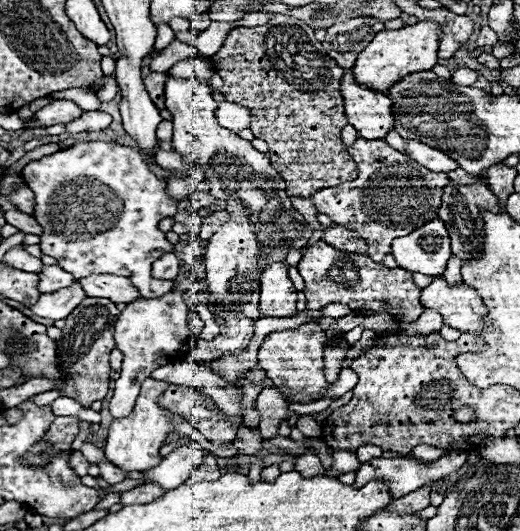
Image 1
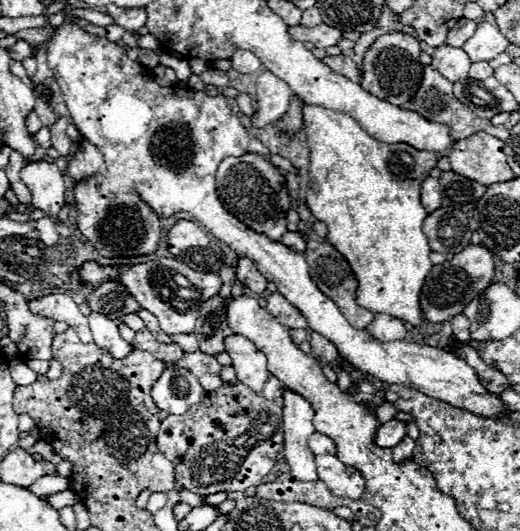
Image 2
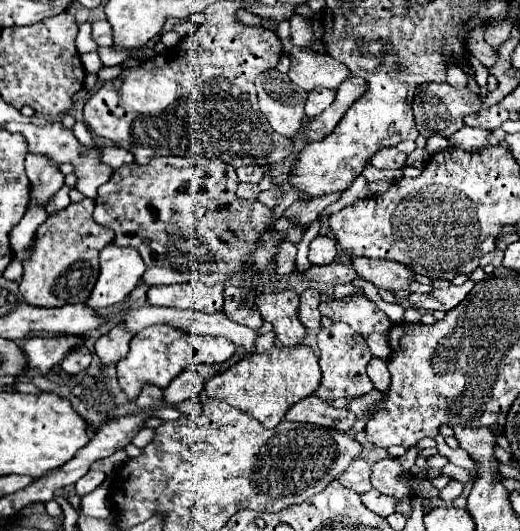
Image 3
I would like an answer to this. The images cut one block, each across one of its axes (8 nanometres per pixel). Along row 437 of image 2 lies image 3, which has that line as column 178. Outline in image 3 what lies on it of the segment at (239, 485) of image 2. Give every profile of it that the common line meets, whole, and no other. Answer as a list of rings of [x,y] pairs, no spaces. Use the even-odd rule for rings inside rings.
[[[160,156],[160,158],[154,158],[150,160],[148,164],[128,164],[128,166],[122,166],[118,170],[114,170],[112,178],[102,184],[98,188],[98,198],[96,198],[96,208],[94,208],[94,222],[112,230],[114,232],[114,240],[112,244],[114,246],[130,246],[134,250],[138,250],[138,254],[142,256],[144,264],[146,264],[146,272],[142,276],[142,282],[146,282],[148,286],[158,286],[158,284],[178,284],[178,282],[204,282],[206,286],[214,286],[214,284],[224,284],[224,282],[230,282],[230,278],[234,278],[234,274],[242,274],[250,268],[250,258],[252,254],[258,250],[258,242],[260,242],[260,236],[268,230],[274,228],[274,214],[268,206],[264,206],[262,202],[238,202],[234,190],[236,190],[236,184],[238,184],[238,178],[236,178],[236,170],[232,166],[228,166],[226,162],[222,162],[220,158],[206,158],[206,156],[198,156],[198,158],[184,158],[184,156]]]

